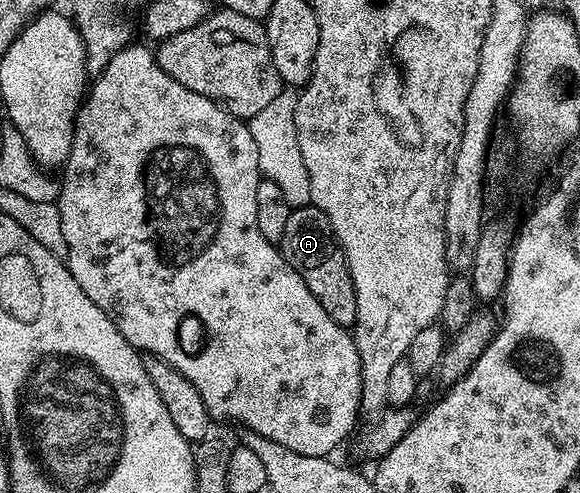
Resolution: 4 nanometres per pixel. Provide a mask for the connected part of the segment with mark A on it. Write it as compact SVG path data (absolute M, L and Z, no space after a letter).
M311 204L295 207L290 220L286 220L286 232L280 238L278 246L290 268L298 272L302 280L306 280L306 288L314 292L314 300L322 304L322 309L330 315L330 320L345 328L355 327L358 296L354 292L354 280L350 280L346 256L336 240L326 212Z

